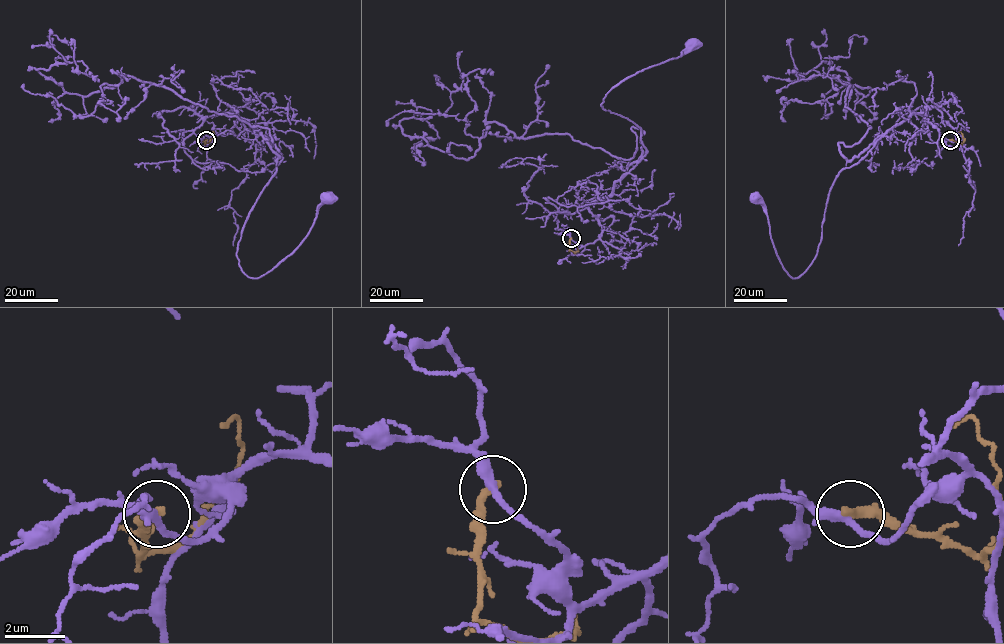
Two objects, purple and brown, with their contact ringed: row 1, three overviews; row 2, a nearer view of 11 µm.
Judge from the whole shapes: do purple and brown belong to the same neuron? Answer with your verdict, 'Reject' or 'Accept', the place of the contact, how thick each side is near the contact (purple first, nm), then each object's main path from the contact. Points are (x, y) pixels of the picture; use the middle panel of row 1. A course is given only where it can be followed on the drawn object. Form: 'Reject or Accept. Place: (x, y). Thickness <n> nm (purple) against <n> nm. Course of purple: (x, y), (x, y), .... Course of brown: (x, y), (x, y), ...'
Reject. Place: (571, 238). Thickness 300 nm (purple) against 360 nm. Course of purple: (571, 238), (578, 248), (599, 237), (589, 205), (646, 153), (639, 127), (604, 110), (603, 98), (691, 45). Course of brown: (571, 238), (569, 249), (578, 251), (576, 247)

